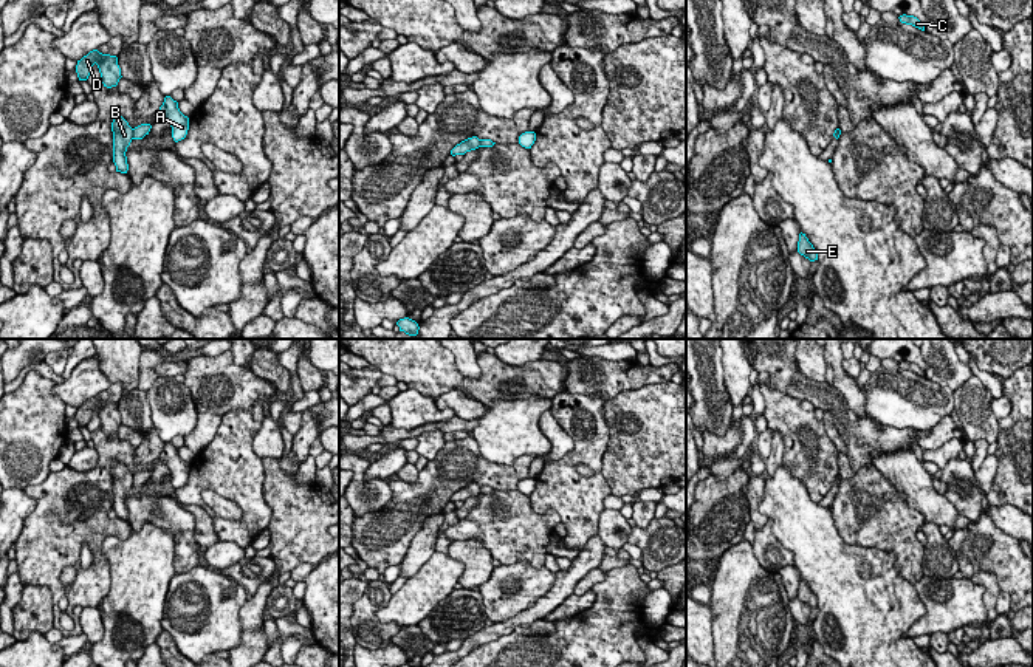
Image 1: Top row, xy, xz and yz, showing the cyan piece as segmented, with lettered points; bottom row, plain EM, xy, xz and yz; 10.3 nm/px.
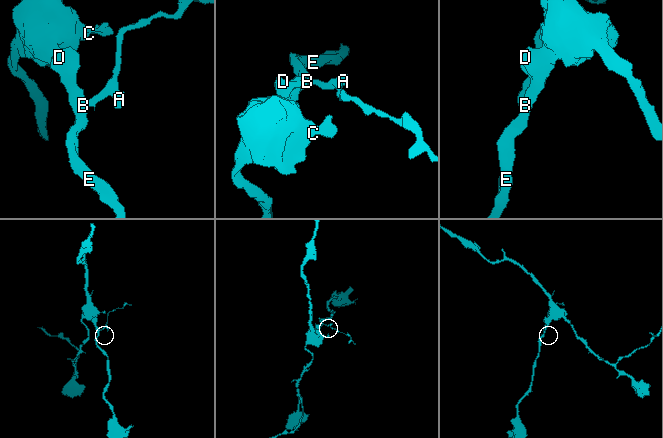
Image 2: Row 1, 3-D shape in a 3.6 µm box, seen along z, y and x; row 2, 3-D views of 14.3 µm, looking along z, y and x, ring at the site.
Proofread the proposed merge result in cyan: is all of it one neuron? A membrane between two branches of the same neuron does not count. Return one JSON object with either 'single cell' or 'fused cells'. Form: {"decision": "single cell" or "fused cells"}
{"decision": "fused cells"}

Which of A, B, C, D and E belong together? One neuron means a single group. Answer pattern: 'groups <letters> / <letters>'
groups A / B C D E

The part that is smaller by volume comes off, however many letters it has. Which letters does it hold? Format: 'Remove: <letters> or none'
Remove: A

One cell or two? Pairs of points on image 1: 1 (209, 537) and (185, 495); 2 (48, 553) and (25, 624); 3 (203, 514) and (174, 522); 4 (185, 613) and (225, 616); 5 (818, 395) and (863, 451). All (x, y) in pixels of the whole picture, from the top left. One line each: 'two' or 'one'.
1: two
2: two
3: two
4: one
5: one

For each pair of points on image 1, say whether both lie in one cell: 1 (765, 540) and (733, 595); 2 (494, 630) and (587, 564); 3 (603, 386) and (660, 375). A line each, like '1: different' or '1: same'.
1: different
2: same
3: same

